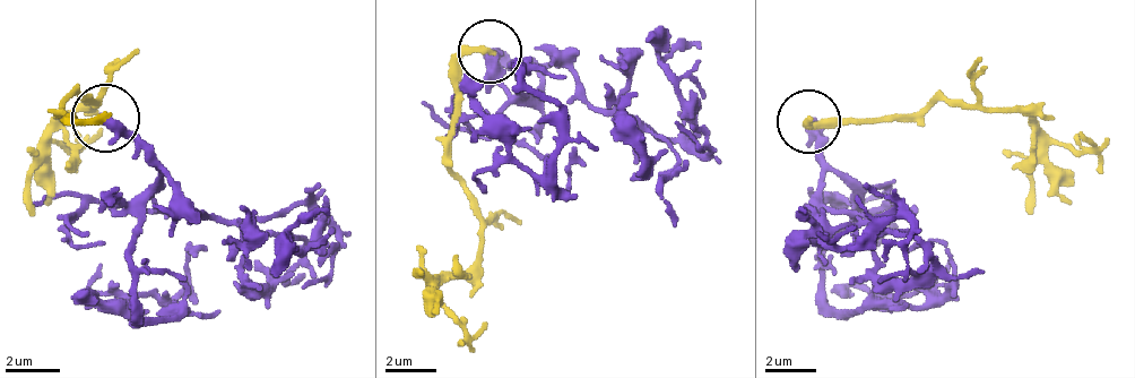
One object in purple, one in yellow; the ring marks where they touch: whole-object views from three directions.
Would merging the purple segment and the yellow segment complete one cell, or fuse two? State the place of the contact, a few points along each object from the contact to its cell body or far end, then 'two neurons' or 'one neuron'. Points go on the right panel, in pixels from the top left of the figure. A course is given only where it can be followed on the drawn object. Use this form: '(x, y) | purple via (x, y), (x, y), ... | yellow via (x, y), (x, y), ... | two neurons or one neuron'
(808, 121) | purple via (807, 123), (851, 218), (832, 238), (826, 302), (928, 308), (954, 257), (935, 238), (902, 251) | yellow via (807, 123), (921, 117), (947, 97), (979, 110), (1011, 110), (1049, 136), (1094, 155), (1100, 174) | two neurons

